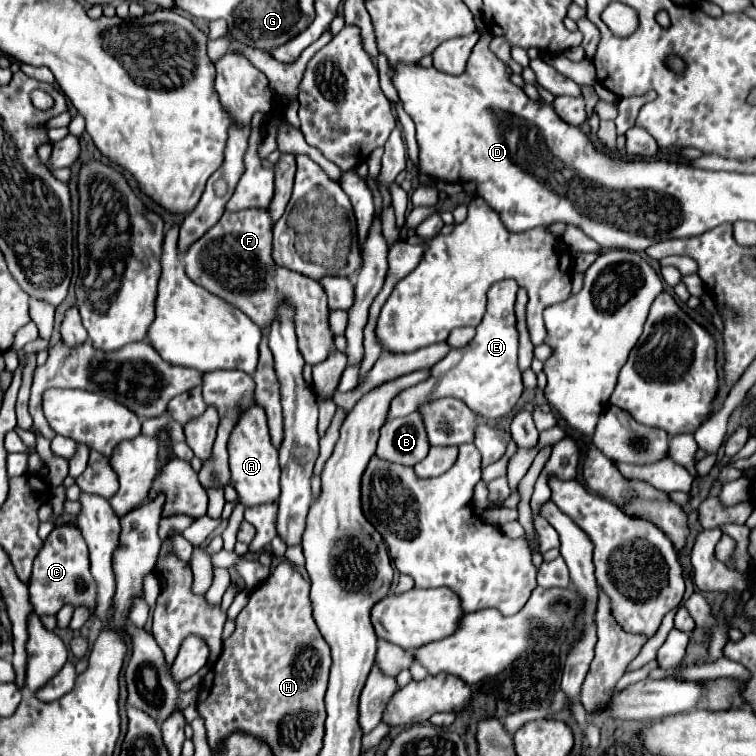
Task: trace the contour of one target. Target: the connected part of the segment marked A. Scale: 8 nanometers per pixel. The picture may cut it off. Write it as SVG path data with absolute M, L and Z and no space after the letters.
M255 405L251 409L247 409L237 425L231 431L229 443L229 465L231 465L231 481L233 487L239 493L239 501L245 507L253 507L253 505L261 505L261 503L271 503L279 497L279 463L277 463L277 447L271 443L269 437L269 429L267 429L267 415L265 411Z

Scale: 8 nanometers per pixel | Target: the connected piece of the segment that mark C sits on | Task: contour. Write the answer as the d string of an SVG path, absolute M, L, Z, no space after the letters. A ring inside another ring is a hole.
M55 525L45 539L39 555L35 557L31 579L29 579L29 601L37 615L57 615L63 605L87 607L89 615L97 607L97 585L89 571L89 547L75 525Z

